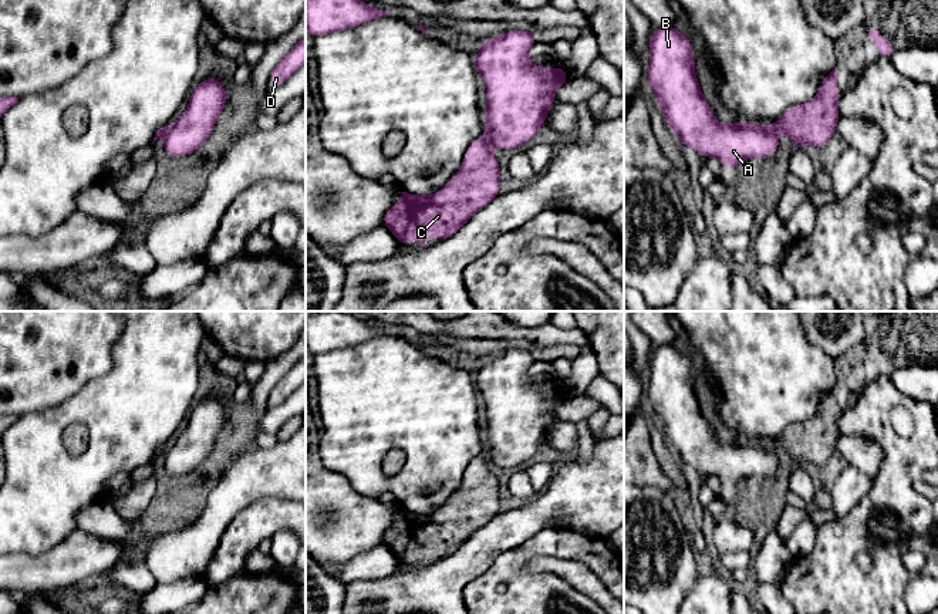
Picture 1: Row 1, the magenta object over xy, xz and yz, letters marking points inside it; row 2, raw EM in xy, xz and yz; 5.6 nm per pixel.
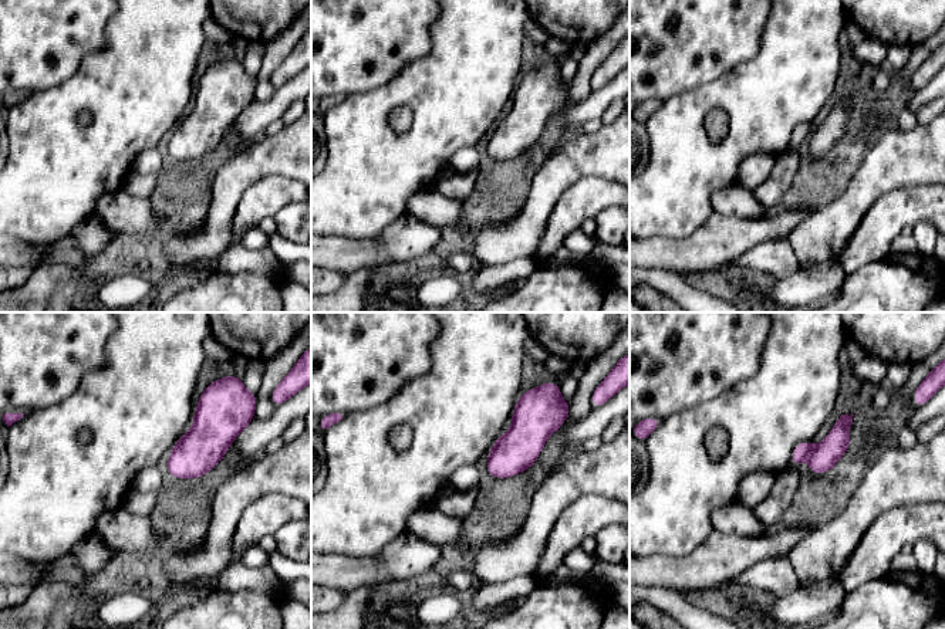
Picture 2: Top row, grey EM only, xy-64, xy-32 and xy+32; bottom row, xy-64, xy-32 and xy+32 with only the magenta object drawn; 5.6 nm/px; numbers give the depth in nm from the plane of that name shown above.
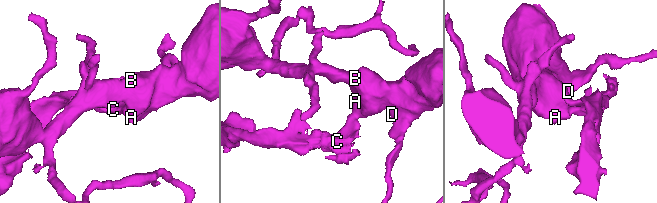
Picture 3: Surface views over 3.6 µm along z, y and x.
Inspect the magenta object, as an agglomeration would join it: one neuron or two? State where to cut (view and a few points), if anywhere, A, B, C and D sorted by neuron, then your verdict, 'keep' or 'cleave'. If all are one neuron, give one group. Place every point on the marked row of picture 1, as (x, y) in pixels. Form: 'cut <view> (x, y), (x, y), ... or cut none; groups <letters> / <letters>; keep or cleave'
cut xz (485, 137), (491, 145); groups A B D / C; cleave

